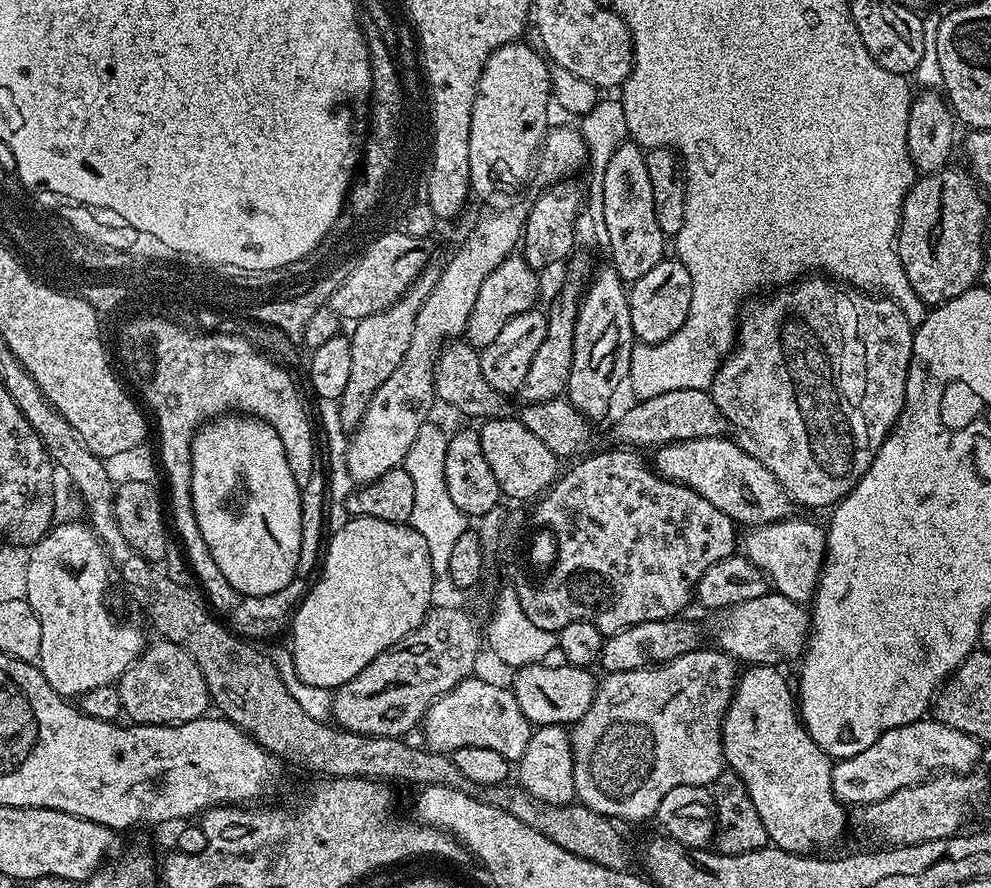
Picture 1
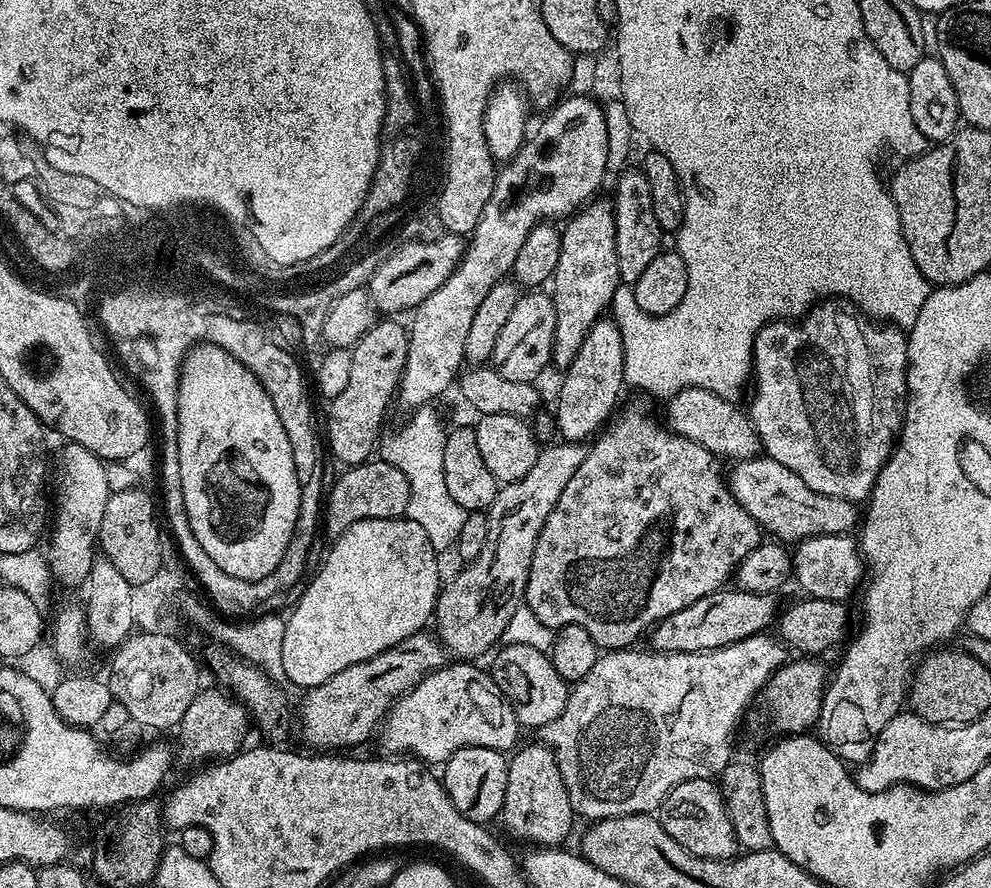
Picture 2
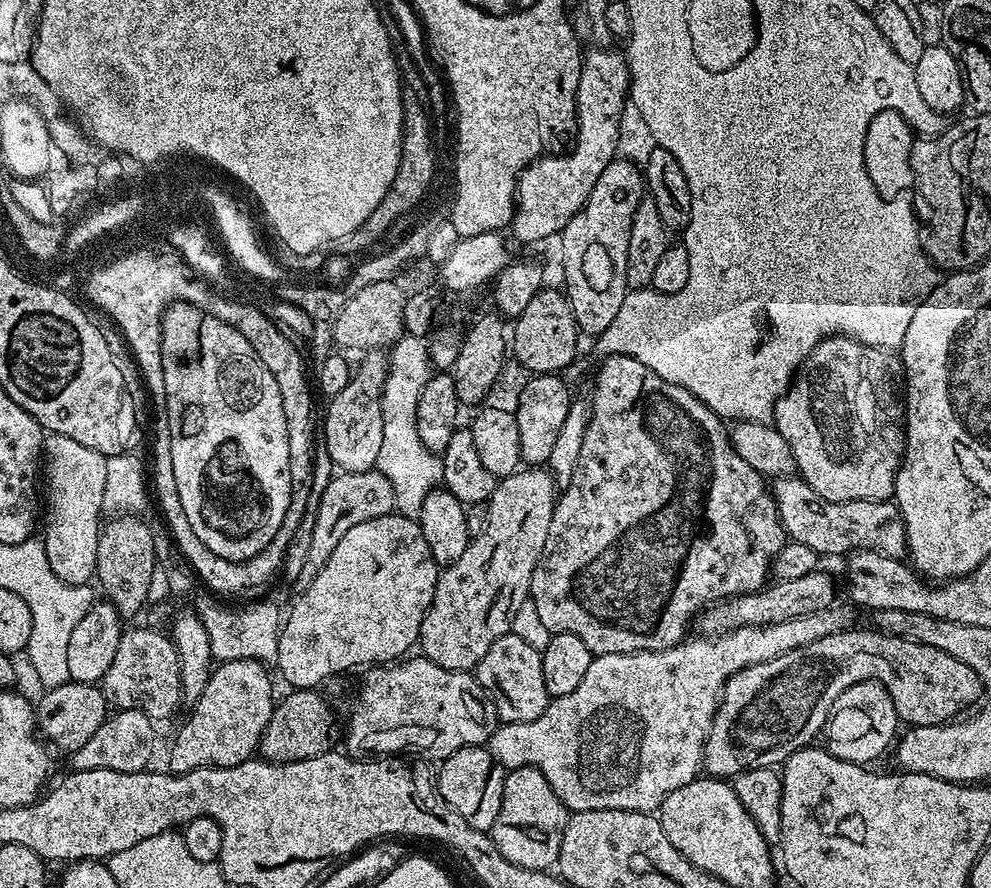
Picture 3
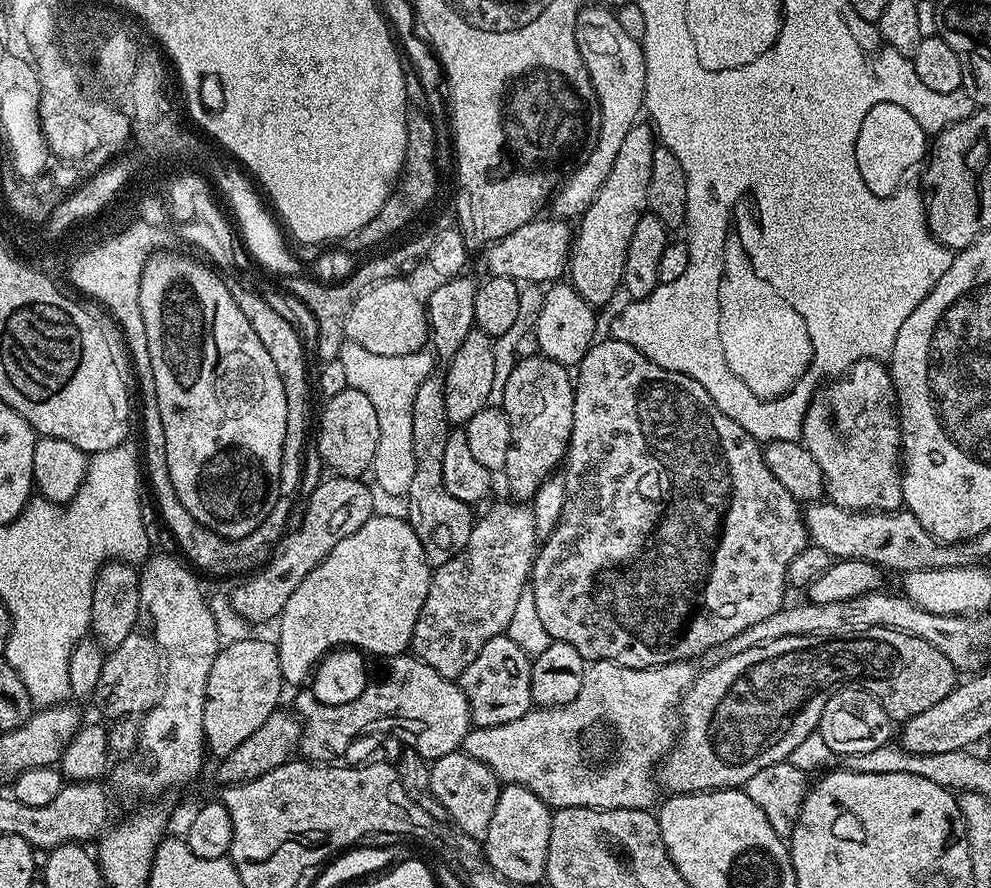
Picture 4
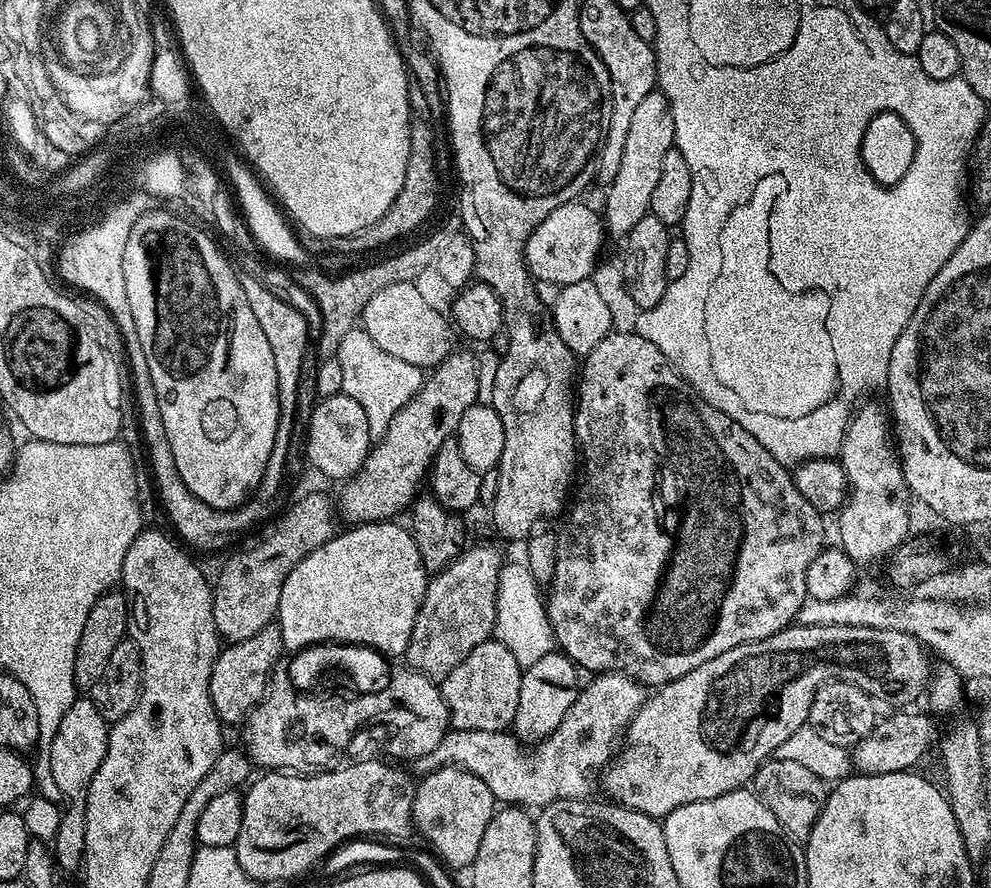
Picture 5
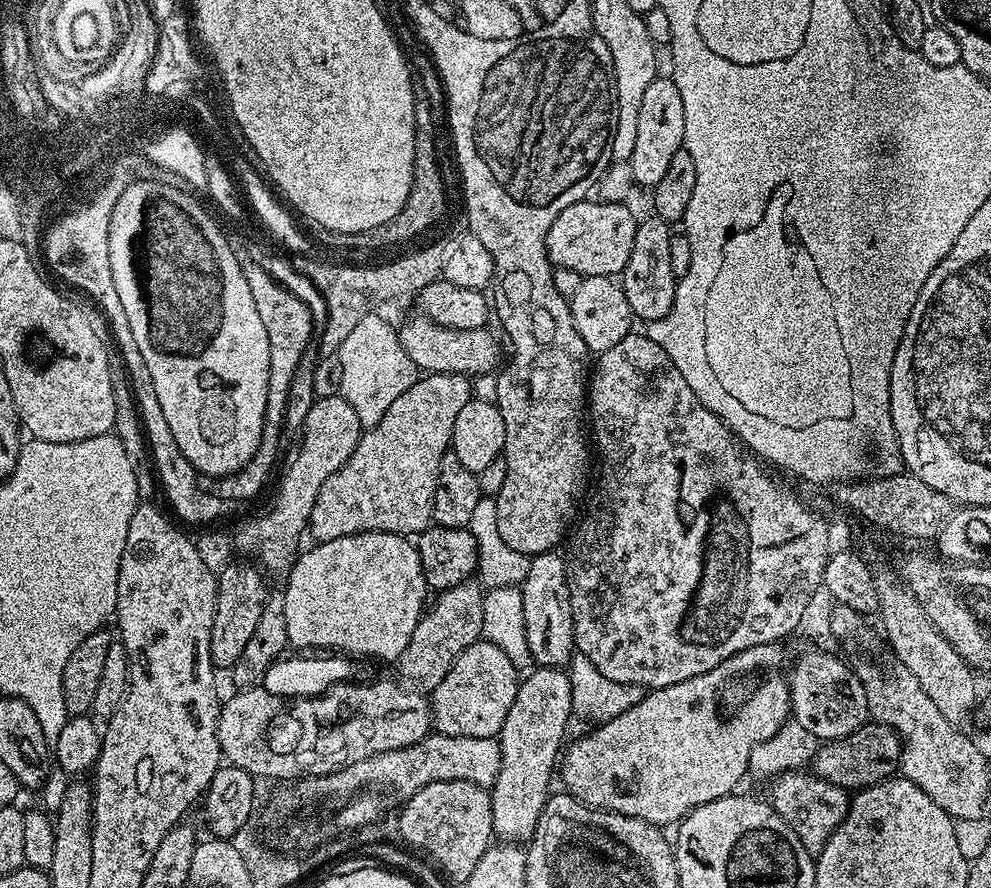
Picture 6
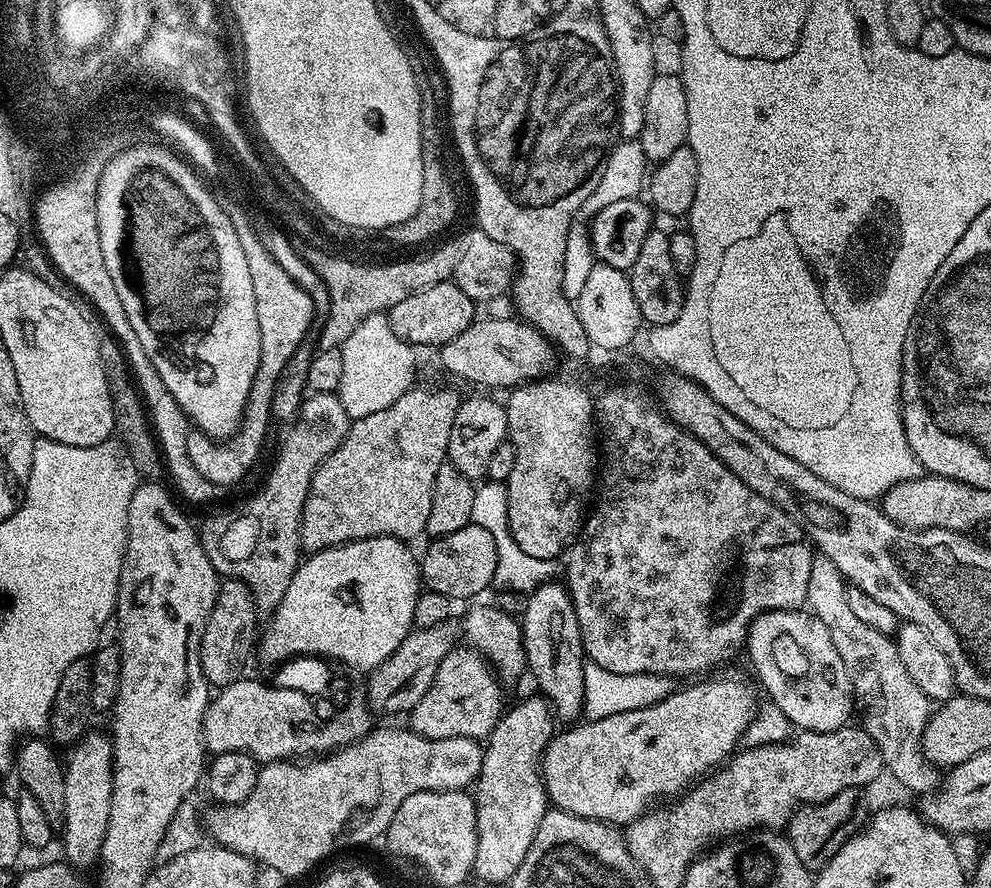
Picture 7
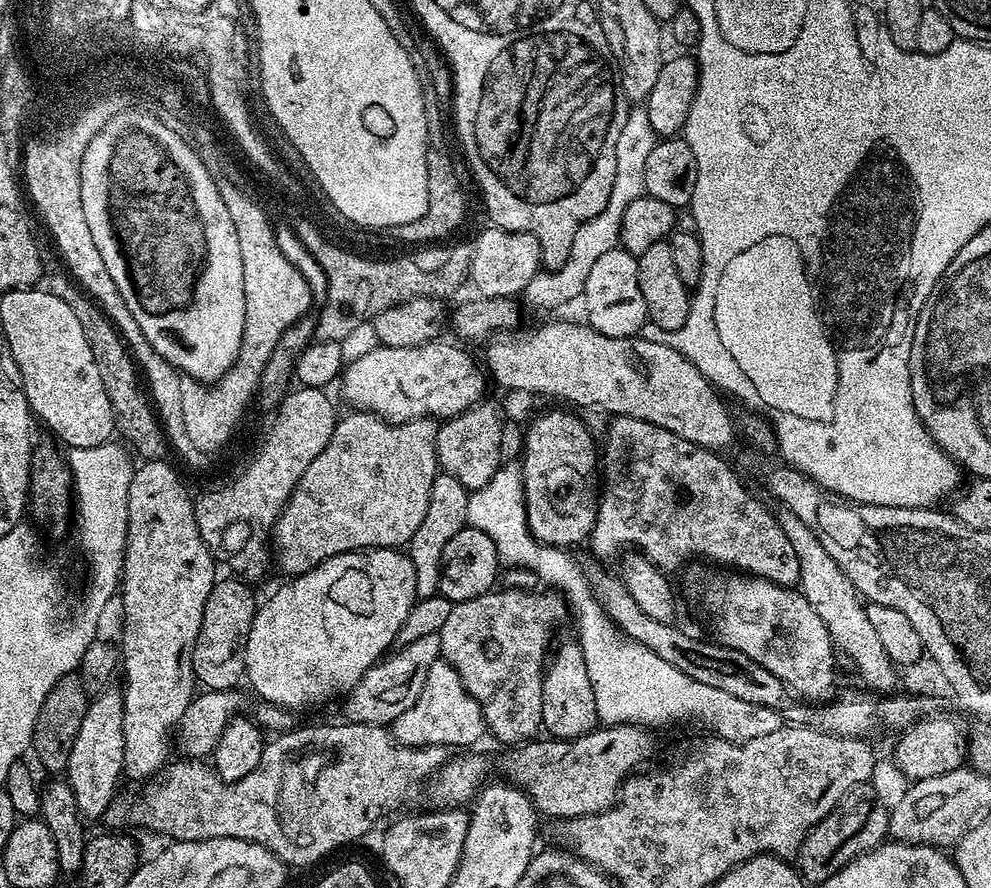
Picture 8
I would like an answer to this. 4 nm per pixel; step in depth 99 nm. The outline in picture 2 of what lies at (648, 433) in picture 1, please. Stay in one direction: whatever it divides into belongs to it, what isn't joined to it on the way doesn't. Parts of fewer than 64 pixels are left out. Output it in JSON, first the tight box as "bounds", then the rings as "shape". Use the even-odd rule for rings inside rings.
{"bounds":[434,388,762,661],"shape":[[[684,388],[681,392],[674,392],[667,397],[666,404],[668,404],[667,427],[677,436],[686,438],[690,442],[698,442],[698,446],[710,450],[713,456],[723,458],[725,461],[728,459],[728,462],[739,462],[741,460],[753,460],[756,456],[761,455],[762,449],[758,434],[752,429],[752,421],[749,420],[747,411],[743,407],[739,408],[739,403],[724,400],[710,390]],[[555,443],[549,448],[541,447],[534,466],[530,466],[530,471],[522,474],[520,480],[501,487],[486,510],[486,546],[482,546],[478,558],[467,561],[464,569],[440,589],[434,613],[434,632],[445,649],[461,661],[475,661],[475,656],[491,653],[501,643],[510,618],[514,618],[514,610],[522,606],[530,562],[542,526],[550,510],[554,510],[562,490],[566,490],[566,482],[570,482],[574,470],[582,466],[588,453],[583,443]]]}

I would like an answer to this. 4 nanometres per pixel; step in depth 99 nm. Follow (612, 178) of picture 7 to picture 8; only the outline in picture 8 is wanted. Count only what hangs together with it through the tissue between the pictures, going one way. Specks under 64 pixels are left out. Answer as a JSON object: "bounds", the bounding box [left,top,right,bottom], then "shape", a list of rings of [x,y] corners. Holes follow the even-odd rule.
{"bounds":[522,107,658,308],"shape":[[[631,107],[627,119],[619,125],[619,128],[612,142],[615,176],[614,186],[610,192],[610,202],[603,208],[602,214],[578,226],[578,234],[574,234],[574,242],[570,246],[570,258],[566,258],[561,268],[542,270],[537,276],[530,278],[522,296],[536,308],[560,308],[563,304],[570,303],[571,300],[579,301],[583,297],[586,278],[590,275],[594,262],[598,262],[598,258],[602,258],[602,254],[606,254],[607,250],[619,245],[621,220],[626,212],[626,207],[646,194],[647,155],[650,154],[658,139],[650,124],[647,107]]]}

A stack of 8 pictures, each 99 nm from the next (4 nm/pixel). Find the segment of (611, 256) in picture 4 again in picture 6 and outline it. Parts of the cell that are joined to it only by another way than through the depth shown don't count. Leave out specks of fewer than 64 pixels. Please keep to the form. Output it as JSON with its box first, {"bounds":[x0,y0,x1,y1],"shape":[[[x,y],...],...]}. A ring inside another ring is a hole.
{"bounds":[627,78,686,190],"shape":[[[658,78],[650,82],[646,94],[642,97],[642,106],[638,109],[638,131],[634,137],[634,152],[627,163],[633,171],[635,183],[645,190],[655,188],[670,166],[670,158],[684,147],[686,134],[686,113],[682,106],[682,94],[671,78]]]}

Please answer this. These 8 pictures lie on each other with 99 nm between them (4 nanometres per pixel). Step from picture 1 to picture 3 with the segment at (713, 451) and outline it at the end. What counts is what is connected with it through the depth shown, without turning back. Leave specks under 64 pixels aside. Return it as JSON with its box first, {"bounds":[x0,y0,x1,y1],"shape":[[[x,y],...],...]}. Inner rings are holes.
{"bounds":[771,475,908,558],"shape":[[[795,475],[781,476],[771,485],[784,535],[793,544],[810,546],[821,557],[847,557],[853,552],[877,552],[897,558],[905,555],[908,543],[900,509],[892,500],[882,502],[830,502]]]}

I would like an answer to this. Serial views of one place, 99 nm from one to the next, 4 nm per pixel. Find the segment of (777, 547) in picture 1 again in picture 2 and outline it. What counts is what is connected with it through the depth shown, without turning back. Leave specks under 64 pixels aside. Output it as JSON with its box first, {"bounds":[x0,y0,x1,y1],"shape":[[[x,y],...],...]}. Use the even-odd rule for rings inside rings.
{"bounds":[792,535,866,602],"shape":[[[851,535],[842,536],[812,536],[808,540],[801,540],[792,552],[792,576],[800,583],[805,597],[814,600],[838,600],[848,602],[852,595],[857,595],[858,589],[866,580],[866,565],[864,557],[860,555],[857,541]]]}

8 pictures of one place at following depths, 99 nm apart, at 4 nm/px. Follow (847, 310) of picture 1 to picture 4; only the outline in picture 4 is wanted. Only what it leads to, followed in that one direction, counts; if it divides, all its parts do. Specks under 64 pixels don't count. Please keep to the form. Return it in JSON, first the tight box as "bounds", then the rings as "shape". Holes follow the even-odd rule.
{"bounds":[802,360,903,512],"shape":[[[859,360],[843,376],[825,383],[808,403],[802,443],[806,450],[810,450],[810,458],[814,458],[822,470],[827,499],[839,508],[844,508],[847,512],[894,512],[903,505],[900,414],[896,406],[892,373],[887,363]]]}

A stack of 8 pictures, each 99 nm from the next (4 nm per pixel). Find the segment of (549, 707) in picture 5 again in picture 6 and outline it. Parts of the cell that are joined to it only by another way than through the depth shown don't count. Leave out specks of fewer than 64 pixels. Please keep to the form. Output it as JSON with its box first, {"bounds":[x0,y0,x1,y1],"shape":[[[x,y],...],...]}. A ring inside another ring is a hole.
{"bounds":[490,666,573,842],"shape":[[[536,666],[521,679],[520,688],[516,691],[514,698],[514,706],[510,706],[510,714],[506,714],[506,722],[498,737],[500,741],[500,769],[498,770],[498,778],[490,789],[492,830],[501,841],[527,842],[532,839],[534,830],[538,826],[538,818],[544,809],[544,803],[548,801],[550,795],[548,787],[551,786],[552,776],[554,780],[554,773],[558,768],[558,753],[565,743],[564,731],[568,728],[568,719],[573,719],[573,716],[572,687],[568,681],[568,673],[564,668]]]}

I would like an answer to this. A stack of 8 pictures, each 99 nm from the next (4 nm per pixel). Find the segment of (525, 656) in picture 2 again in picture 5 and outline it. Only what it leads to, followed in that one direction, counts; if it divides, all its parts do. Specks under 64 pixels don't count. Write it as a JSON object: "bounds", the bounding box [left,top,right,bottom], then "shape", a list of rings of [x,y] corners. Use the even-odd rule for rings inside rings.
{"bounds":[438,638,522,732],"shape":[[[495,638],[474,646],[438,687],[448,707],[448,723],[458,730],[490,730],[503,732],[511,729],[518,710],[518,690],[522,690],[521,669],[514,654]]]}

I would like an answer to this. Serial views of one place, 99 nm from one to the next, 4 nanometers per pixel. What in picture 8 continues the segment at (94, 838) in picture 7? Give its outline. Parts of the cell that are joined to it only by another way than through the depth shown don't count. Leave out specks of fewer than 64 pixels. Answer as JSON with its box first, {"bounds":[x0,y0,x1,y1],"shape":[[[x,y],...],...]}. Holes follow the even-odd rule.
{"bounds":[66,690,124,821],"shape":[[[109,690],[89,699],[86,718],[82,718],[82,726],[78,726],[78,734],[70,750],[66,779],[70,790],[74,792],[74,802],[85,821],[99,821],[118,795],[116,787],[124,776],[123,713],[123,695],[119,691]]]}

